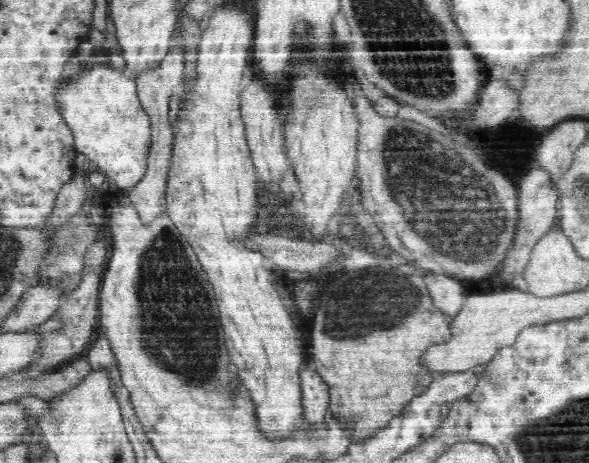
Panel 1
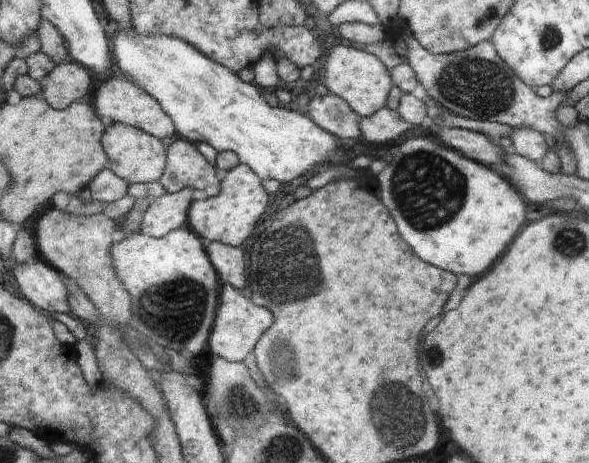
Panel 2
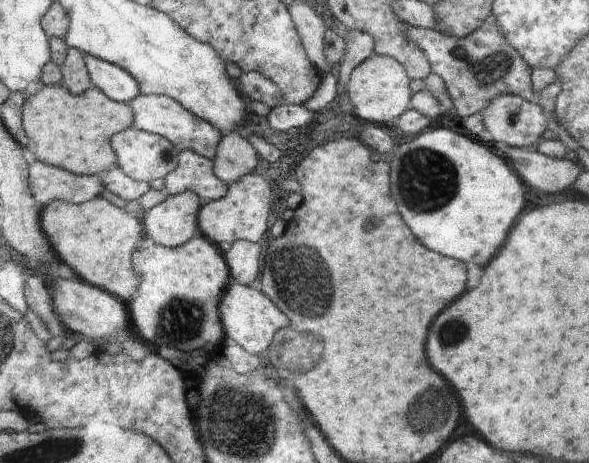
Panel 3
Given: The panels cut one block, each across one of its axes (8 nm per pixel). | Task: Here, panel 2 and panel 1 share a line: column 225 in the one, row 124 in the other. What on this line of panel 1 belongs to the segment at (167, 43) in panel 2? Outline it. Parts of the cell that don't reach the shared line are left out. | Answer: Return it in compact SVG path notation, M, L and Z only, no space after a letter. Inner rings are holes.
M96 60L96 66L92 66L92 70L86 70L66 82L62 80L62 84L55 88L55 100L65 124L75 137L77 152L92 160L104 172L106 178L114 180L119 188L134 188L147 171L152 133L151 121L139 101L135 80L126 78L126 74L120 70L100 65Z

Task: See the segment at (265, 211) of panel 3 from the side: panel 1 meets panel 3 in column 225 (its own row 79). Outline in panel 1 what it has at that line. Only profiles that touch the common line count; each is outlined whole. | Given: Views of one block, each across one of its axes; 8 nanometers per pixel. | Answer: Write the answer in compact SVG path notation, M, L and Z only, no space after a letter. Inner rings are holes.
M218 6L215 8L215 12L208 22L207 28L202 34L203 40L199 45L199 56L196 58L196 79L194 84L194 90L192 95L188 96L184 100L184 108L178 112L178 132L174 134L173 152L170 163L172 168L168 172L166 190L166 211L170 213L170 219L176 225L176 228L182 233L182 236L191 244L194 252L197 254L197 259L200 261L200 265L204 268L207 279L213 286L214 294L216 294L216 302L218 302L218 308L220 308L220 320L222 320L222 326L226 330L225 345L228 349L228 357L237 366L236 378L239 380L242 388L246 390L248 397L254 402L256 407L256 425L260 428L260 431L264 432L266 436L280 437L290 436L300 429L308 428L310 423L306 422L301 416L303 408L301 408L301 386L299 374L302 368L302 364L306 363L306 350L311 350L309 345L309 337L307 330L302 324L296 324L296 319L292 319L288 308L282 304L280 296L278 296L278 290L276 290L276 276L272 276L268 270L264 270L262 266L262 260L264 256L260 251L248 248L246 242L248 236L252 234L252 226L254 226L254 220L256 220L256 212L258 212L258 196L256 196L256 169L254 168L250 151L247 145L245 127L241 118L240 110L240 84L244 78L244 70L248 66L248 59L252 58L250 48L252 48L252 16L248 12L243 12L241 8L235 8L235 6Z

